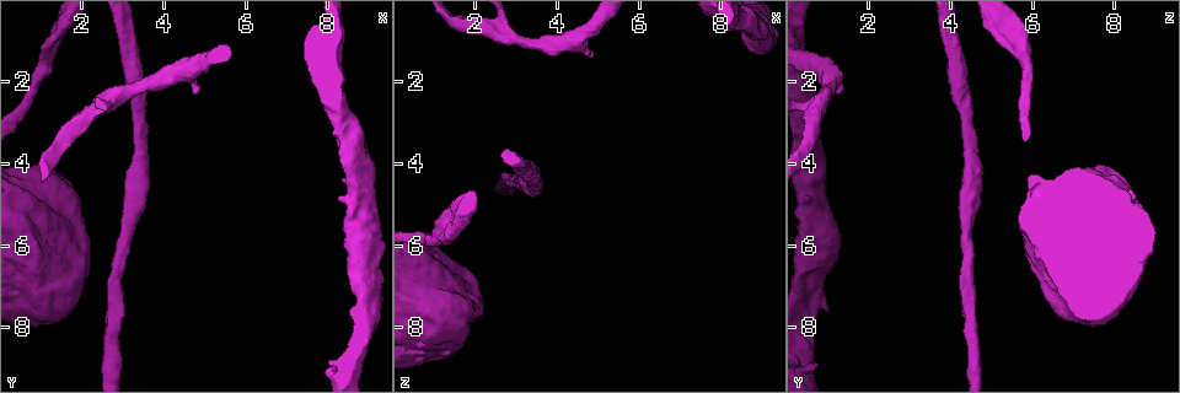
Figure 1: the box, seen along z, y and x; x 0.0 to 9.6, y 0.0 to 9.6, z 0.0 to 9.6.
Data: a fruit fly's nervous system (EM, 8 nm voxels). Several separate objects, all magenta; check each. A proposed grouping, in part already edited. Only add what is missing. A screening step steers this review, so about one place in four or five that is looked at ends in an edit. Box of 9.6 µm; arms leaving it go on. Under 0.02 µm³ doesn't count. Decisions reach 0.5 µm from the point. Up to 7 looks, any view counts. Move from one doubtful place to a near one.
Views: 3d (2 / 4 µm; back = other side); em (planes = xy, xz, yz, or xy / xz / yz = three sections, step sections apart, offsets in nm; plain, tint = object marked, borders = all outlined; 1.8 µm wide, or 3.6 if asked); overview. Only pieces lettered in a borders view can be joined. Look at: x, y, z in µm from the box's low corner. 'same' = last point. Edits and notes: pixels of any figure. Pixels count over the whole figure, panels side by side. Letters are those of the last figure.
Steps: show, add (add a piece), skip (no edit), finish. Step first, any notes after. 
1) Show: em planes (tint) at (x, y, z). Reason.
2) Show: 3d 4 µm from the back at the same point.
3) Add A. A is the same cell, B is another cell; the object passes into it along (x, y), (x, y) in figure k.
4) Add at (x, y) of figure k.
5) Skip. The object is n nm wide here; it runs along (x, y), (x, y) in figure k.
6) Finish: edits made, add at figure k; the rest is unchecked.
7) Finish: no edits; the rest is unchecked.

Show: em xy step 8 (borders) at (4.85, 2.30, 1.25). Tapers out.

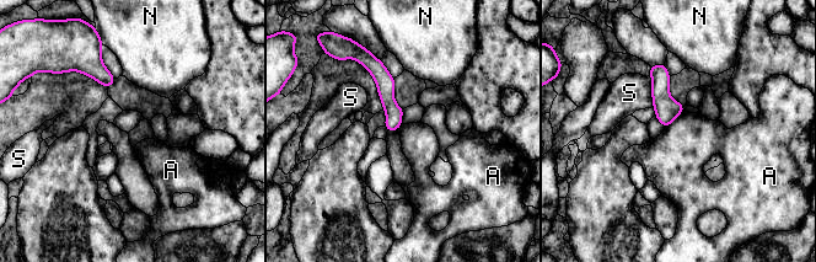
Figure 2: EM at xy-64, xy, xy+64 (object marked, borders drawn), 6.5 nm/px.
Show: em planes (borders) at the same point. Another direction.

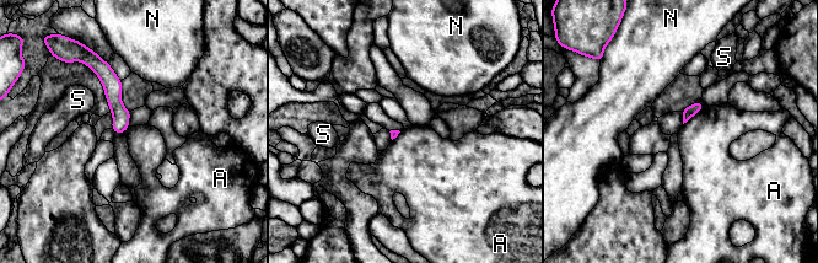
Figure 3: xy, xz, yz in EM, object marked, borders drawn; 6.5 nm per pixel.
Skip. A, N and S are other cells; a border runs along (704, 106), (683, 124) in figure 3; none of them fits.

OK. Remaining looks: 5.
Show: em planes (borders) at (8.20, 8.90, 0.75). Thick end.

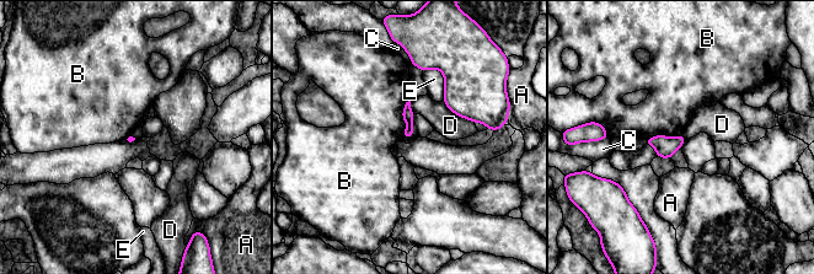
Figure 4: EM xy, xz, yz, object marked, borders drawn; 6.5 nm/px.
Skip. A, B, C, D and E are other cells; a border runs along (443, 102), (454, 113), (474, 123) in figure 4; none of them fits.

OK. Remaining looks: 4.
Show: em 3.6 µm planes (borders) at (1.15, 7.50, 6.80). Thick turns thin.

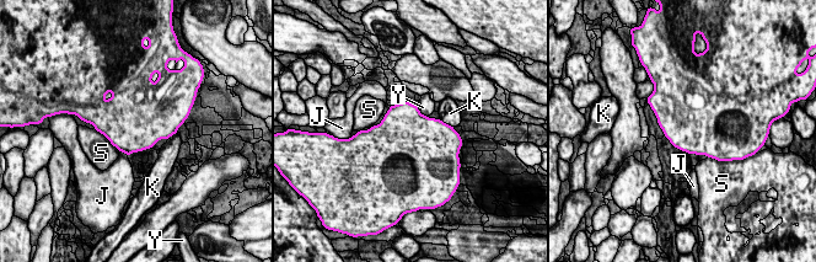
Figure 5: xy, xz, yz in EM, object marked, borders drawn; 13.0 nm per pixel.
Skip. The object is 800 nm wide here; J, K, S and Y are other cells; a border runs along (417, 107), (428, 117) in figure 5; no lettered piece goes on from it.

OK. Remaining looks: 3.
Finish: no edits; the rest is unchecked.

